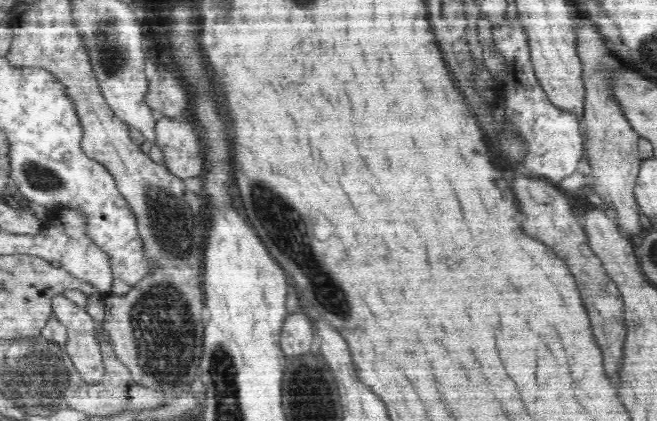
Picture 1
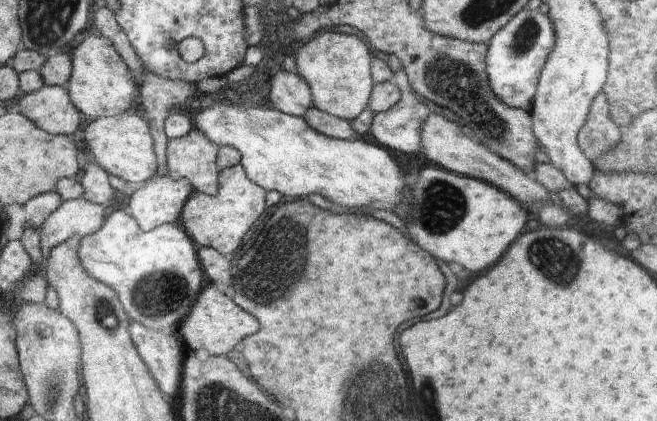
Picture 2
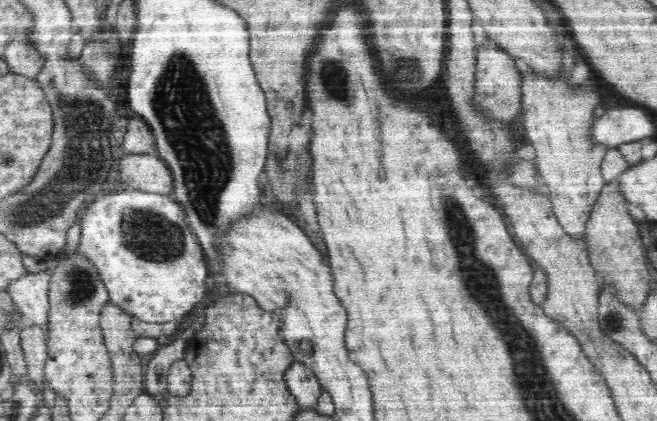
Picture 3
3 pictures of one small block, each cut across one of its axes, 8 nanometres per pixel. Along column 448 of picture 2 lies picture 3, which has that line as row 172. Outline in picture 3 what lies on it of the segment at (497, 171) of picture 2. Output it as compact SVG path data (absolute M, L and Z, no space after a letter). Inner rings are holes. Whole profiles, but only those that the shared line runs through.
M126 155L119 160L121 182L134 191L172 195L173 176L159 156Z

